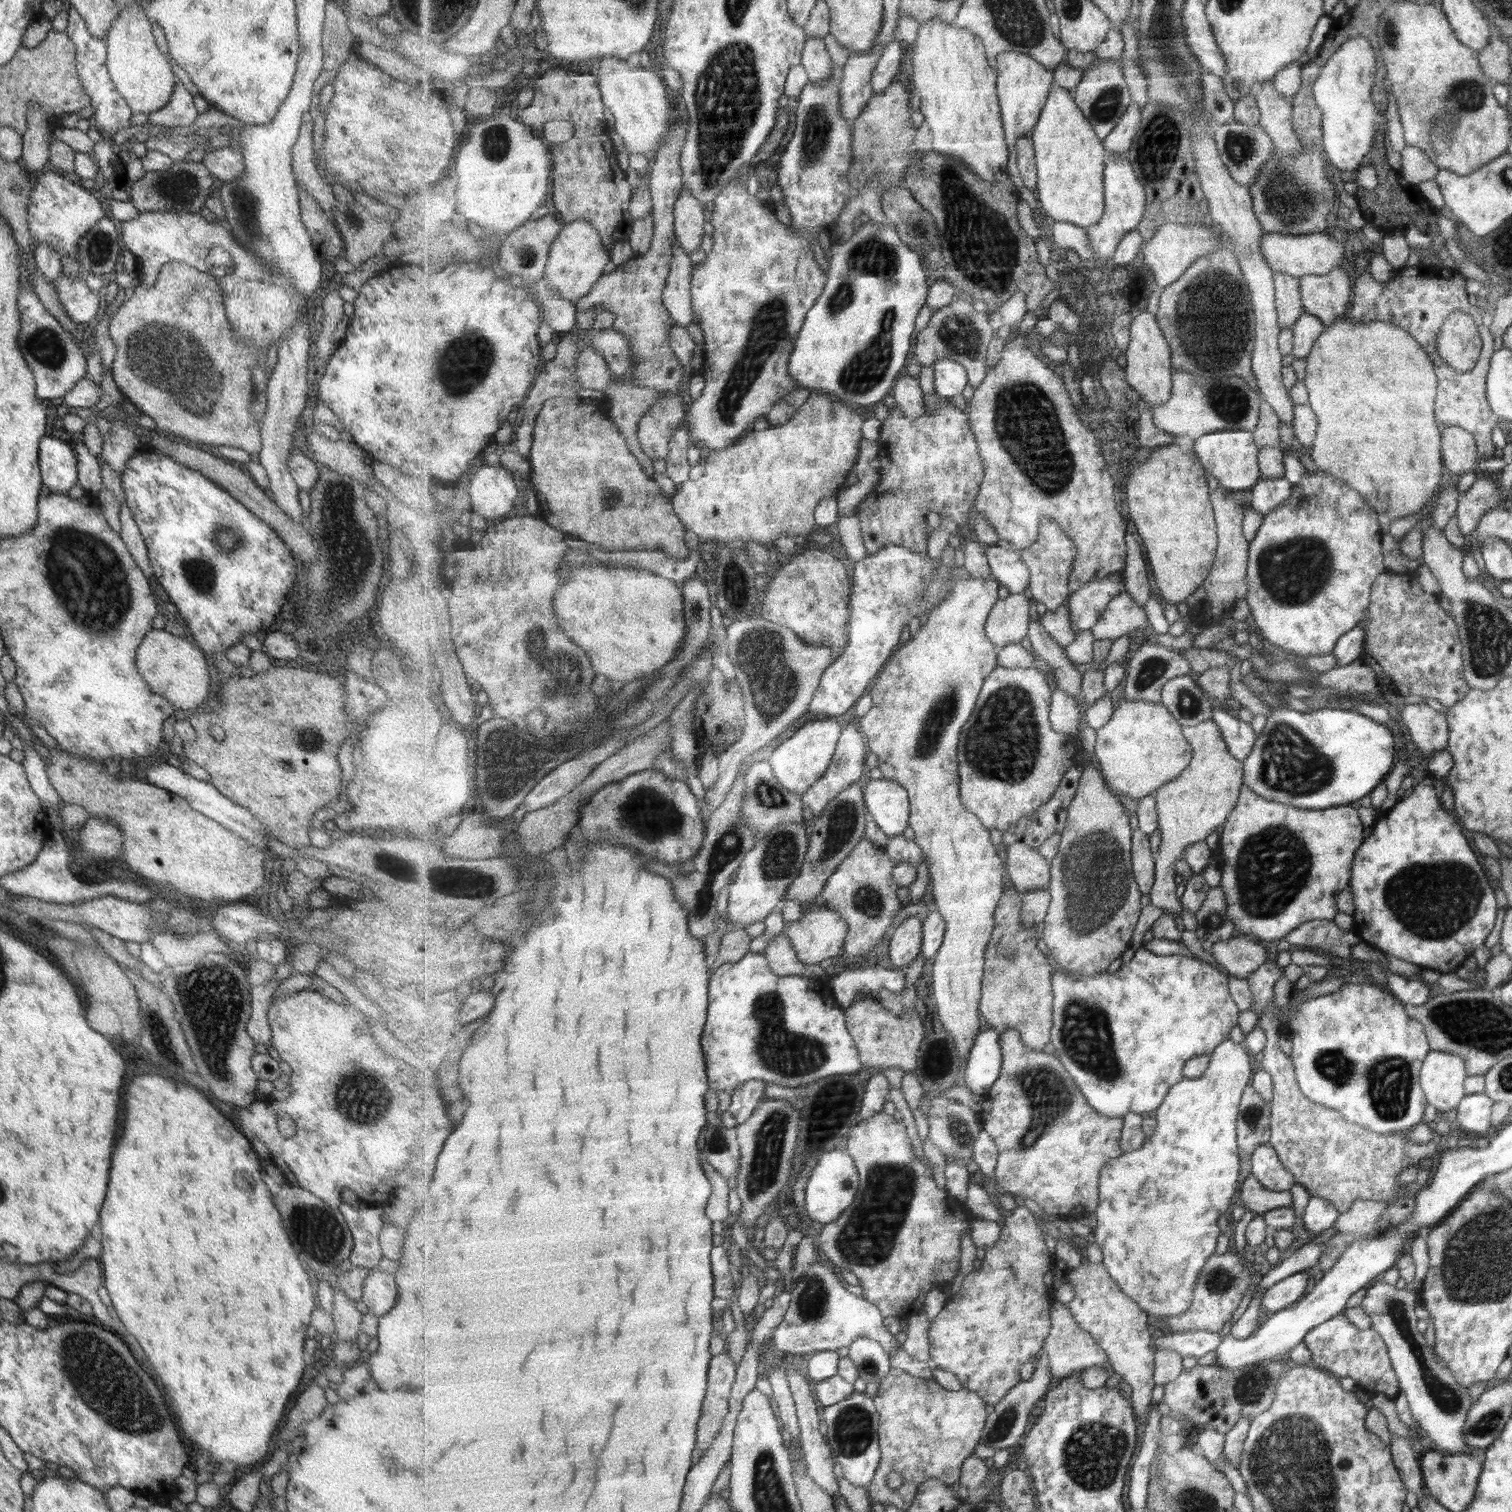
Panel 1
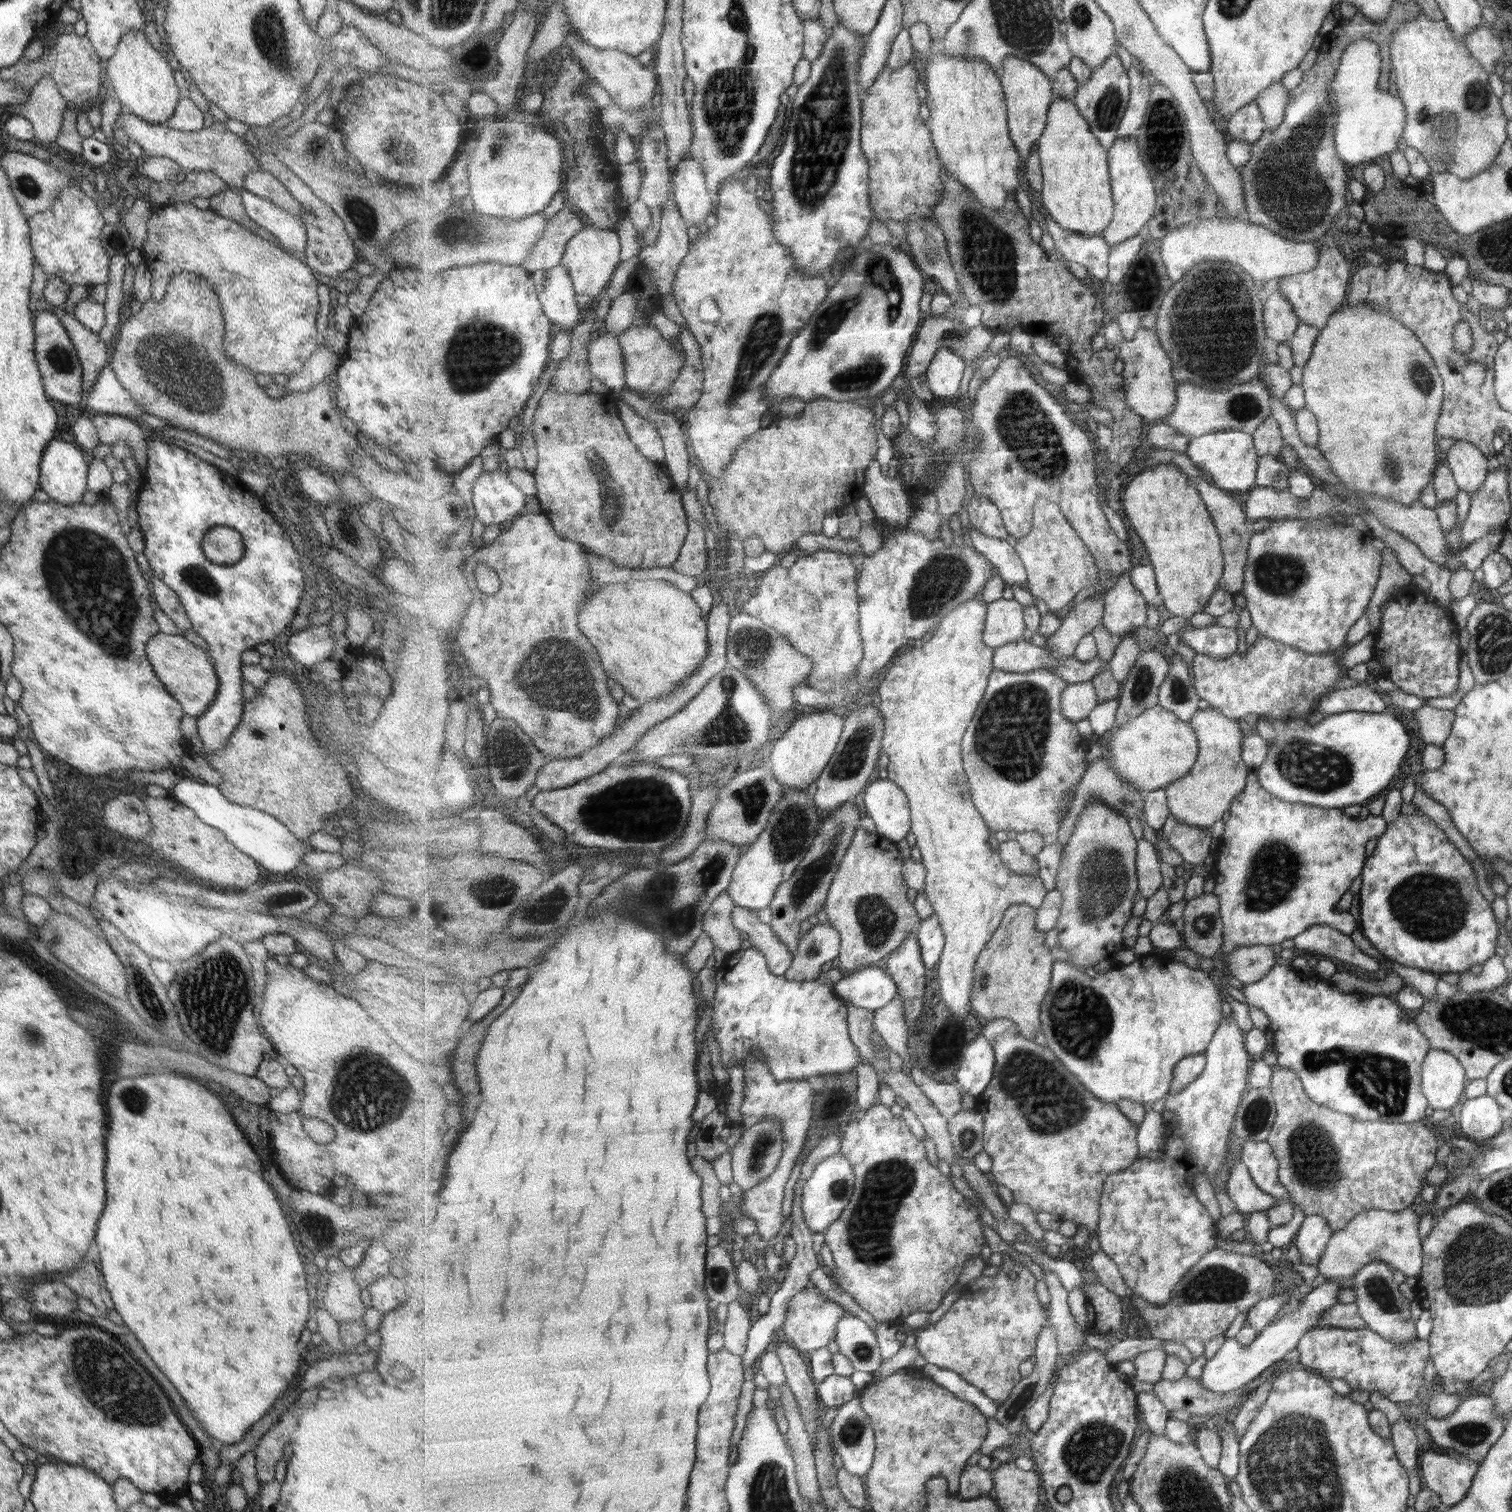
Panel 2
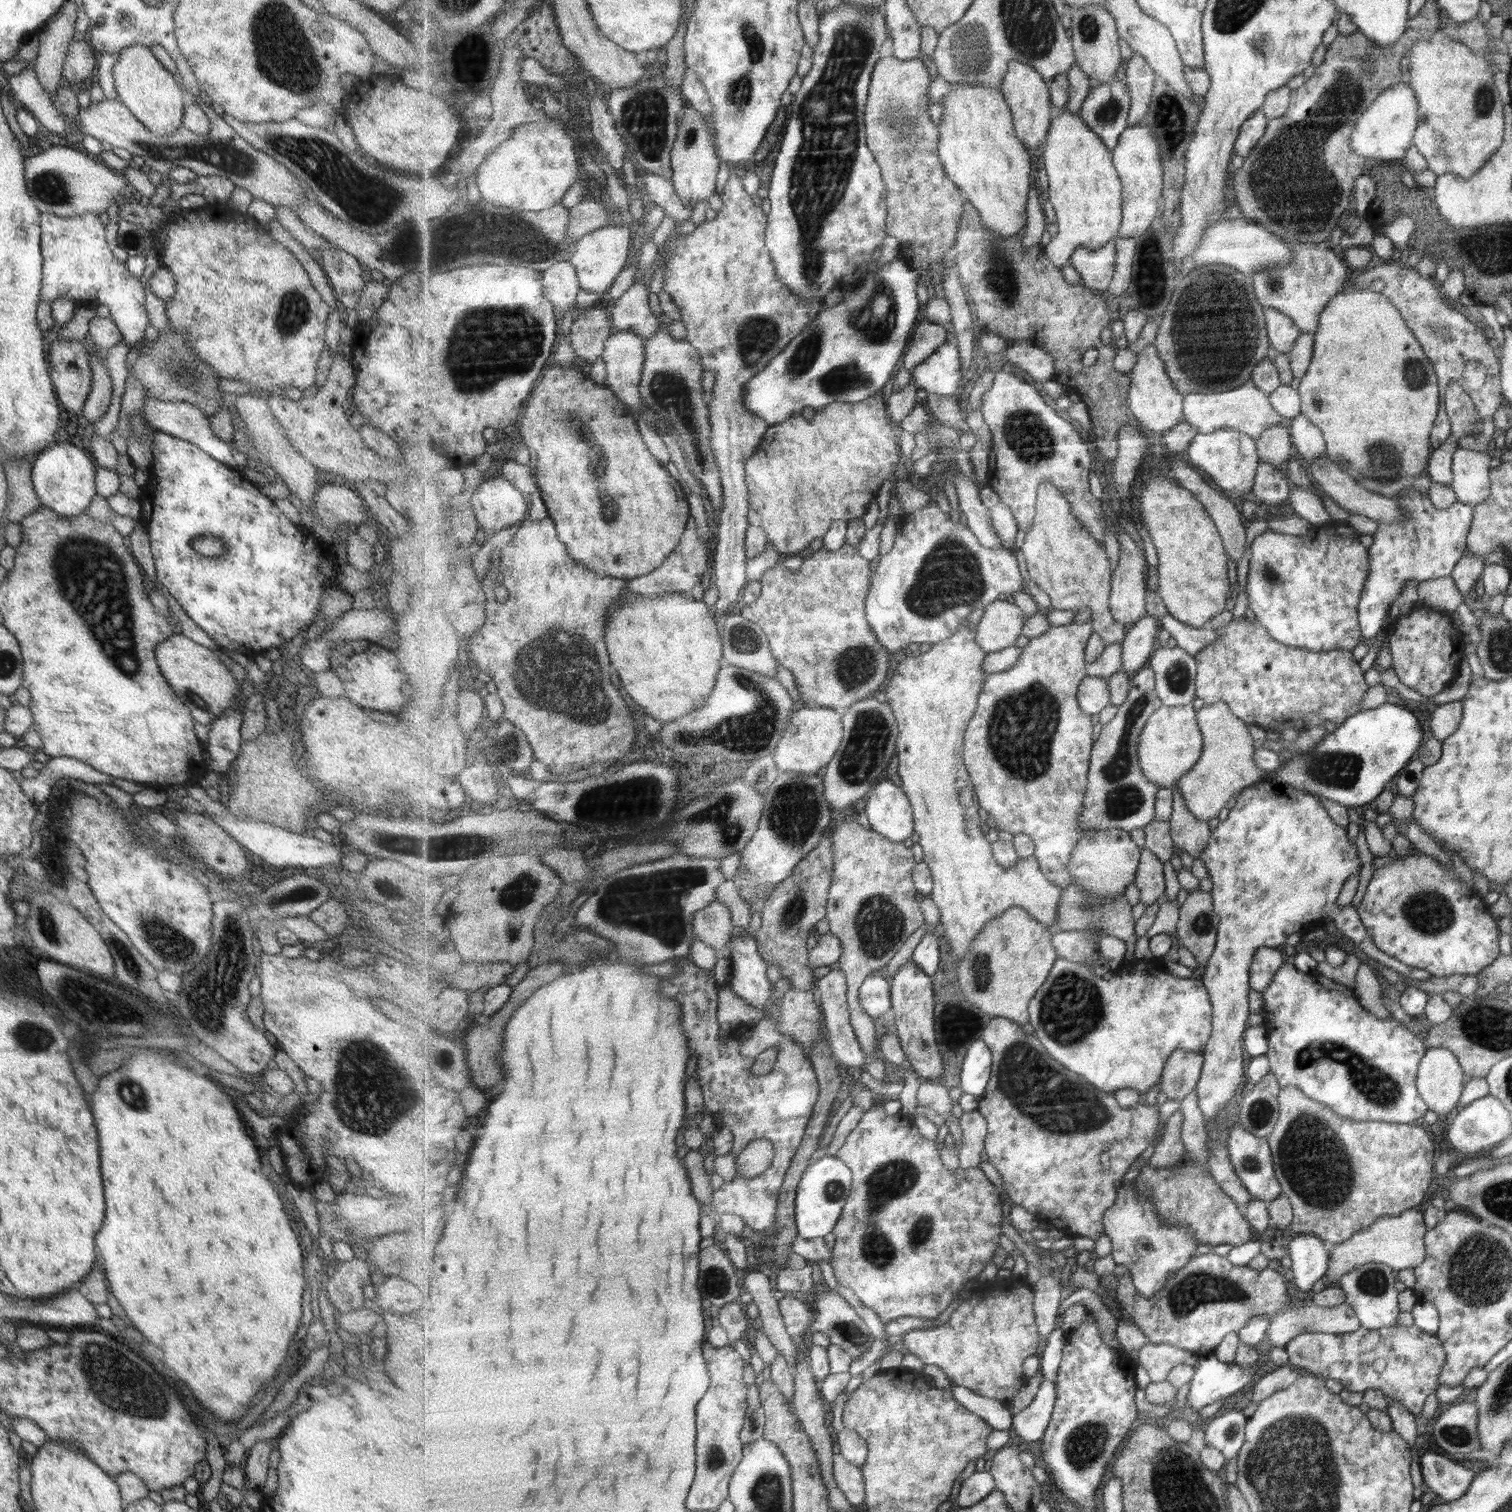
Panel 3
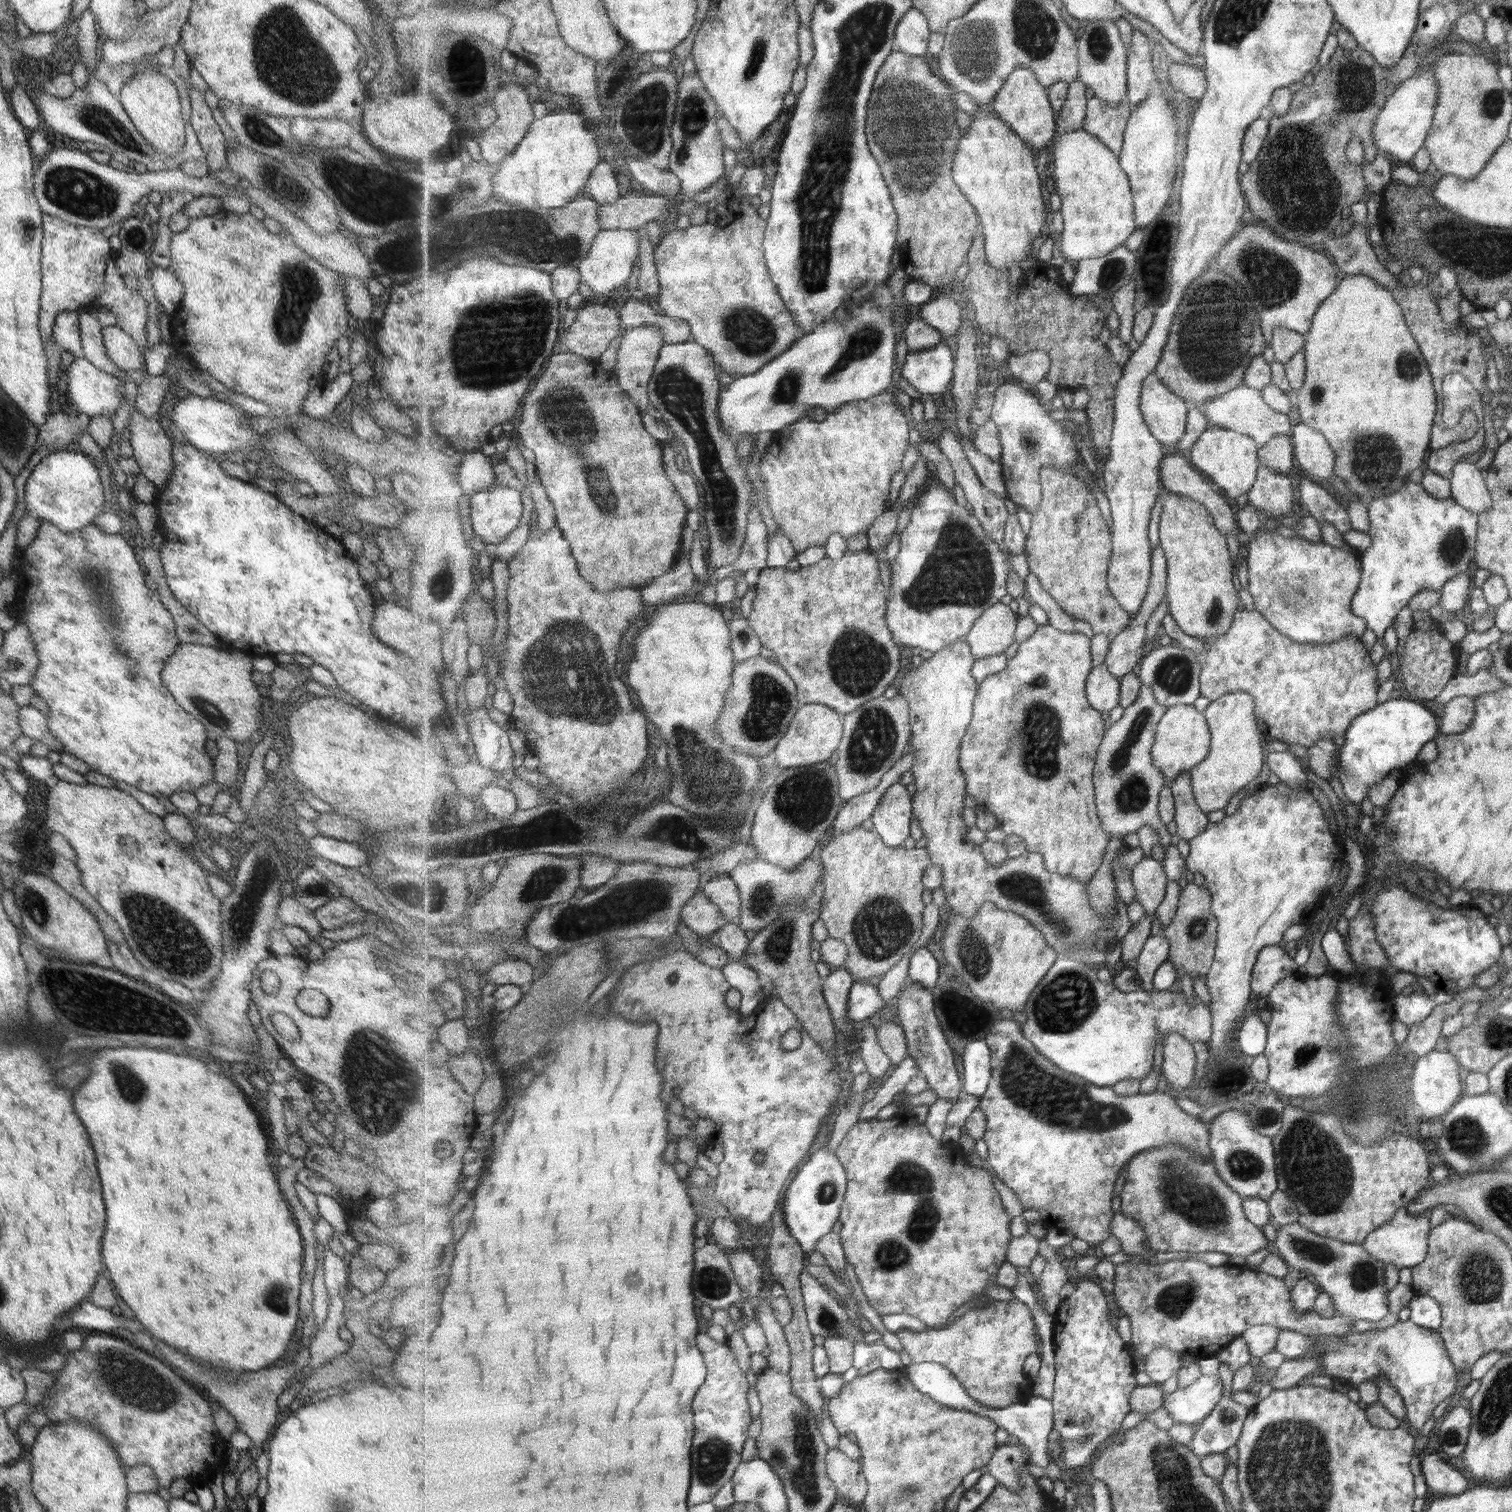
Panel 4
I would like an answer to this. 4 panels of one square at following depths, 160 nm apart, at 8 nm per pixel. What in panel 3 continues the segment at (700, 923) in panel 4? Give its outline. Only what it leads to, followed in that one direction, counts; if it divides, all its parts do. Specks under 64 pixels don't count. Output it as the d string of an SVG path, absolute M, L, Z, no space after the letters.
M715 900L694 914L694 933L721 954L730 943L733 930L731 909L722 902Z

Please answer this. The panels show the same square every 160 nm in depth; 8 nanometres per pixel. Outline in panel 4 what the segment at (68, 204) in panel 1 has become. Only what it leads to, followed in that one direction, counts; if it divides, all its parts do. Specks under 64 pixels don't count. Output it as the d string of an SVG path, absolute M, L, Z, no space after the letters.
M42 214L41 218L38 329L42 343L47 344L52 338L53 323L61 311L76 311L90 302L97 302L114 314L114 325L128 334L143 353L146 348L146 306L138 289L131 292L123 284L123 276L116 273L113 265L115 252L109 247L107 238L96 228L67 224L48 214Z

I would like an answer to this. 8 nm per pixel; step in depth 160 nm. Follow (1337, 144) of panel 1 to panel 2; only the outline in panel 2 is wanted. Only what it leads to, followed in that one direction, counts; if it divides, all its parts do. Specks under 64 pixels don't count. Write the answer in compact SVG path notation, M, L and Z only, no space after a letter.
M1360 38L1349 42L1341 52L1340 65L1326 88L1326 95L1336 114L1333 148L1345 168L1351 170L1351 166L1361 162L1367 164L1373 158L1389 155L1397 150L1406 114L1397 95L1376 87L1380 73L1380 52L1377 44Z

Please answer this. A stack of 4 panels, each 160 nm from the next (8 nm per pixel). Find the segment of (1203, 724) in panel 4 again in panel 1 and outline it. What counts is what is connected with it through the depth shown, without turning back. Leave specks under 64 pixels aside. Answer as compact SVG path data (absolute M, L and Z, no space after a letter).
M1126 700L1115 709L1111 720L1096 730L1093 761L1102 768L1102 774L1115 794L1137 800L1155 795L1163 785L1174 781L1194 757L1194 748L1182 727L1162 702Z

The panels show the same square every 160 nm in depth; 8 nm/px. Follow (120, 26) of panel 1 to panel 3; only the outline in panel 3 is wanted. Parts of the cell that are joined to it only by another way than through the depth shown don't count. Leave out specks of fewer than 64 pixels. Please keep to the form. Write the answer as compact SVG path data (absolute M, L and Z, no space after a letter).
M136 44L135 46L124 48L119 54L112 68L116 98L121 101L121 104L123 104L151 134L154 134L156 137L165 137L173 134L182 124L182 114L186 103L175 75L171 75L161 63L153 57L151 51L149 51L149 47Z

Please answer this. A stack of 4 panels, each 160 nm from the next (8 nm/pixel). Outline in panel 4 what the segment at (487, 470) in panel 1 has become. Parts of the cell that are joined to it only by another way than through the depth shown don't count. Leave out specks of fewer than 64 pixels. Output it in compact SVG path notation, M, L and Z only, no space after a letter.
M520 485L514 488L495 486L472 495L466 513L472 523L473 532L479 533L487 546L501 544L521 524L523 502L521 502Z

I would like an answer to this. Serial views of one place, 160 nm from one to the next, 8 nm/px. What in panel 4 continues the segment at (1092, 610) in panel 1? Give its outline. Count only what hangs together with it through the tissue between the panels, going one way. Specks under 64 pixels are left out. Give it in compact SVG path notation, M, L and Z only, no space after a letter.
M1040 626L1037 633L1030 639L1020 643L1018 653L1015 658L1010 658L1007 668L997 674L988 676L978 688L978 696L974 702L974 717L965 738L962 740L962 753L960 765L963 774L967 779L968 794L974 797L979 808L989 810L998 820L998 826L1006 836L1015 834L1027 842L1027 849L1030 852L1037 852L1043 856L1049 870L1062 874L1066 877L1075 878L1081 883L1091 883L1095 873L1098 872L1105 854L1107 854L1107 844L1112 839L1106 830L1103 830L1101 819L1098 815L1096 802L1096 790L1094 785L1094 770L1098 762L1098 750L1106 736L1105 722L1101 718L1101 711L1091 706L1087 698L1087 679L1094 669L1092 658L1092 639L1086 634L1065 633L1057 627Z

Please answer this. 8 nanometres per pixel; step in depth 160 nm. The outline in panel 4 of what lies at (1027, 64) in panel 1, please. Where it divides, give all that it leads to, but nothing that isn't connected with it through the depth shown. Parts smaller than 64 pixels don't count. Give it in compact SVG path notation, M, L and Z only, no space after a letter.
M1020 66L1010 74L992 107L999 118L1002 118L1023 141L1038 152L1045 149L1049 140L1053 140L1058 128L1057 112L1051 104L1048 87L1038 81L1037 75L1030 68Z

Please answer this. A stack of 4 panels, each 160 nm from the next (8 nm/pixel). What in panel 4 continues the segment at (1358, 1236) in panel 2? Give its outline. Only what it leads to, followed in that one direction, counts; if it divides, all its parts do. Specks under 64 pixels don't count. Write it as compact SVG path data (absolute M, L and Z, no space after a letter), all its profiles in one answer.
M1399 1207L1387 1222L1371 1230L1359 1246L1366 1250L1371 1258L1385 1265L1393 1265L1398 1269L1411 1268L1425 1258L1430 1229L1428 1218L1420 1215L1411 1216L1405 1207Z

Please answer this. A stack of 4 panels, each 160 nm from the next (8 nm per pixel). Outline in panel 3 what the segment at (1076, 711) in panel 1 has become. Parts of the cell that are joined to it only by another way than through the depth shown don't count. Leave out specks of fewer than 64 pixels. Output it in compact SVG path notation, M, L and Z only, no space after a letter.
M1087 675L1079 687L1078 701L1087 714L1100 714L1111 704L1109 683L1101 677Z

